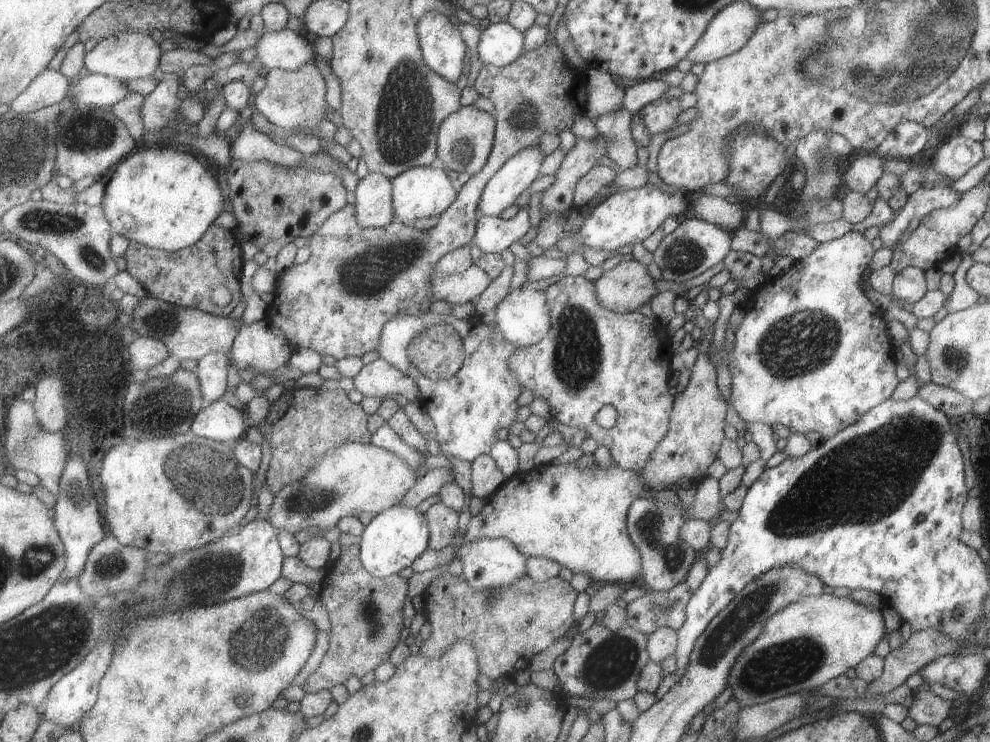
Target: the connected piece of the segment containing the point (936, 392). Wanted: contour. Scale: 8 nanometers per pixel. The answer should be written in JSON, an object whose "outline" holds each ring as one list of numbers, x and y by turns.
{"outline":[[932,381,919,388,916,396,941,410,951,420,952,416,961,416,971,412,974,403,974,401,961,395,958,391,937,385]]}

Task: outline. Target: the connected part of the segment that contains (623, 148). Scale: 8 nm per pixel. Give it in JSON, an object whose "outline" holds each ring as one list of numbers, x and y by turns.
{"outline":[[624,107,612,109,595,118,594,124,600,135,607,140,607,156,623,170,637,165,637,142,631,131,632,113]]}

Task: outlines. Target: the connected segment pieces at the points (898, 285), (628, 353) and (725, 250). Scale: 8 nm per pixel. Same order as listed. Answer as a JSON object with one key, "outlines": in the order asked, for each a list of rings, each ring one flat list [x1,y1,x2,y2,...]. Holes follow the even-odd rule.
{"outlines":[[[906,267,904,270,897,272,894,277,892,296,900,301,914,304,928,290,925,272,918,267]],[[583,275,563,277,556,284,550,286,545,293,549,298,550,306,553,310,554,326,548,333,548,336,539,345,532,345,525,350,516,352,511,358,513,371,517,374,517,377,521,380,525,388,534,392,536,397,542,396,547,400,551,406,553,418,558,419,560,423,566,425,584,427,589,434,588,437,594,438,598,444,607,446,610,449,614,463,626,470,641,471,647,465,658,443,666,436,670,428,670,417,674,406,674,398,672,394,670,394,668,382,670,381,675,366,671,360,672,348,670,348,670,342,666,342,666,340,662,342,656,332,661,323,654,316,645,316,636,311,632,311,631,313,615,313,608,310,608,307,605,307,594,293,594,282,585,279],[605,404,612,404,618,413,617,423,611,429,606,429,598,425,594,417,598,410]],[[698,217,688,218,682,220,677,228,660,242,653,252,653,260,662,270,664,280,687,283,726,258,731,251,731,238,732,233,722,227]]]}

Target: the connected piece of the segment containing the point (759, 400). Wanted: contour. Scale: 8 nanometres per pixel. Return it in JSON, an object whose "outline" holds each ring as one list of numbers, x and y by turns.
{"outline":[[850,231,832,242,820,243,818,248,804,258,804,260,795,261,788,272,783,277,772,281,771,284,762,286,762,288,753,291,750,299,744,305,746,316,735,333,735,348,730,358,726,357,724,346,721,351,715,348,711,342,709,355,713,362,713,367,718,368,720,365,727,366,731,373,731,398,730,402,734,410,738,412,740,418,746,423,763,422,772,426,772,424,784,424,792,433,819,432,825,440,833,437,838,431,846,428,848,425,856,422,862,414,868,412,871,408,878,406,881,402,890,399,892,393,898,386,898,376,896,375,897,360,894,357,895,348,891,343,887,331,885,320,885,311,876,306,861,287,861,279,864,271,869,268,872,257,874,256,872,243,864,232]]}

